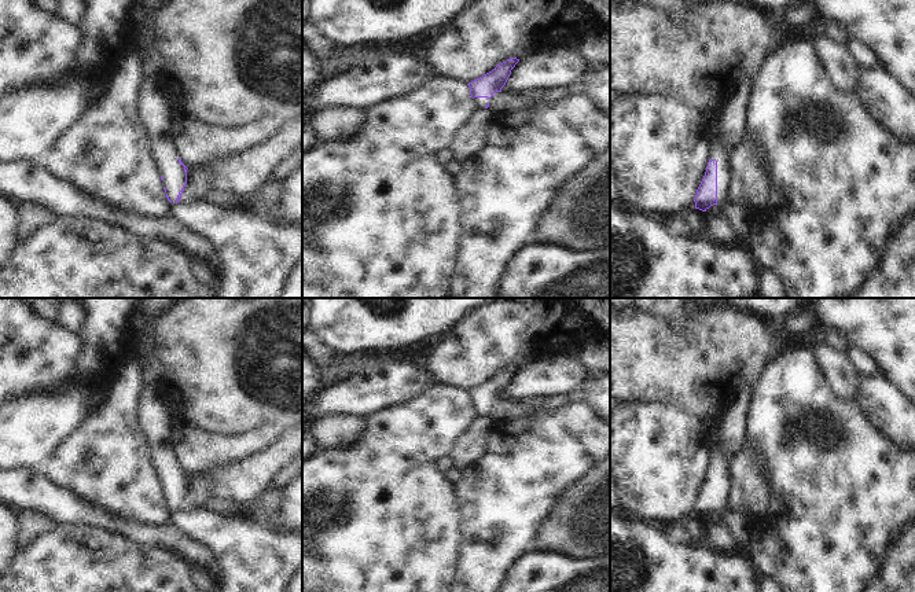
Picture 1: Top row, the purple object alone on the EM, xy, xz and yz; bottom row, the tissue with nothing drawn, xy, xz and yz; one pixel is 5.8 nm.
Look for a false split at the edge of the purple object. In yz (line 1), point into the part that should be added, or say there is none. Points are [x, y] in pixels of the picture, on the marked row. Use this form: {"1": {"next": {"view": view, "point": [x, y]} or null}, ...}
{"1": {"next": {"view": "yz", "point": [717, 151]}}}

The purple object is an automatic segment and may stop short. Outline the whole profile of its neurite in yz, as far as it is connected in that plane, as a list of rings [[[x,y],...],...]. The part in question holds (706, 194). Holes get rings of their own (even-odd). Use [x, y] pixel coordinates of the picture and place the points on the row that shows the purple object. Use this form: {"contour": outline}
{"contour": [[[714,107],[702,113],[710,129],[709,162],[694,199],[695,209],[702,212],[706,212],[713,205],[723,203],[728,196],[731,185],[731,166],[728,163],[728,154],[719,137],[719,121],[714,125],[710,124]]]}

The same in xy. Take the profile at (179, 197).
{"contour": [[[144,77],[137,89],[137,114],[146,128],[151,144],[151,155],[157,163],[166,198],[170,203],[180,202],[187,184],[187,166],[177,155],[173,143],[173,121],[170,102],[163,93],[159,80]]]}

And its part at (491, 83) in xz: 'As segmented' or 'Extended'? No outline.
Extended

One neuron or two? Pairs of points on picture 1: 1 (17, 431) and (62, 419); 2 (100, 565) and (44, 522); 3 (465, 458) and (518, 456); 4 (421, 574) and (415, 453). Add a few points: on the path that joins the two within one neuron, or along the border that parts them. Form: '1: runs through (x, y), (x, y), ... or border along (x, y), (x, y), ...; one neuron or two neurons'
1: runs through (28, 429), (51, 419); one neuron
2: border along (57, 525), (25, 545); two neurons
3: border along (492, 429), (485, 451), (462, 471); two neurons
4: runs through (415, 544), (415, 484); one neuron

